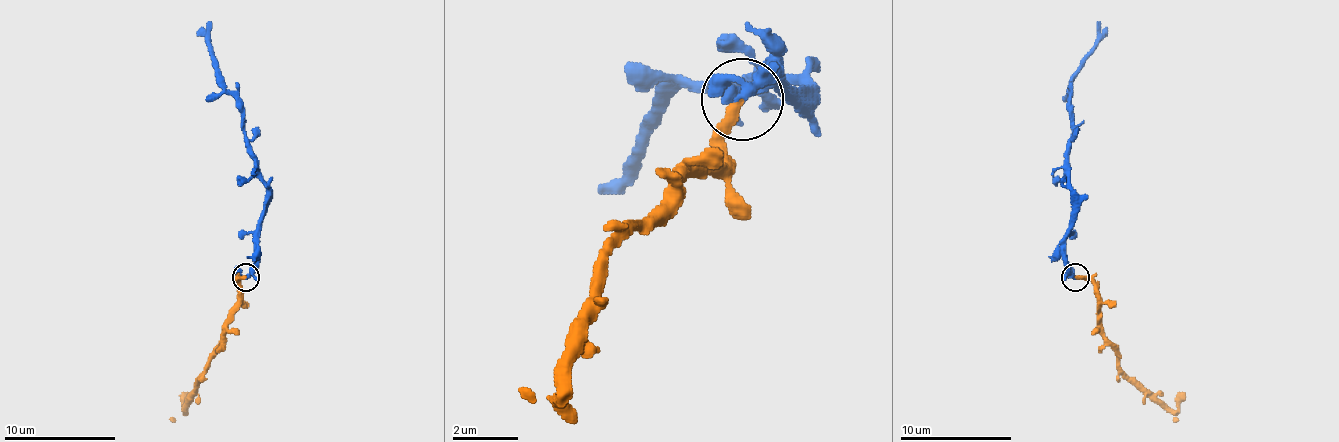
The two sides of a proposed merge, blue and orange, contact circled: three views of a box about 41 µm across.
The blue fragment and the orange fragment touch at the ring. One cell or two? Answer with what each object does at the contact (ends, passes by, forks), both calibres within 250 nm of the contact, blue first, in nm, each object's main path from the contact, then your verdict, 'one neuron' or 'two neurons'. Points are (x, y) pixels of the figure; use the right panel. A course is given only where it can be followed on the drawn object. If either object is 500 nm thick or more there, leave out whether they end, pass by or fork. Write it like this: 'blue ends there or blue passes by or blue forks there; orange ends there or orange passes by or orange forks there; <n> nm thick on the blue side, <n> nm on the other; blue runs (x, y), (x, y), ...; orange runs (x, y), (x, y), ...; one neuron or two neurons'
blue forks there; orange ends there; 220 nm thick on the blue side, 280 nm on the other; blue runs (1074, 276), (1066, 257), (1066, 229), (1071, 218), (1069, 85), (1080, 60), (1107, 26); orange runs (1074, 276), (1085, 276), (1094, 285), (1102, 337), (1130, 376), (1171, 410), (1185, 393); one neuron

